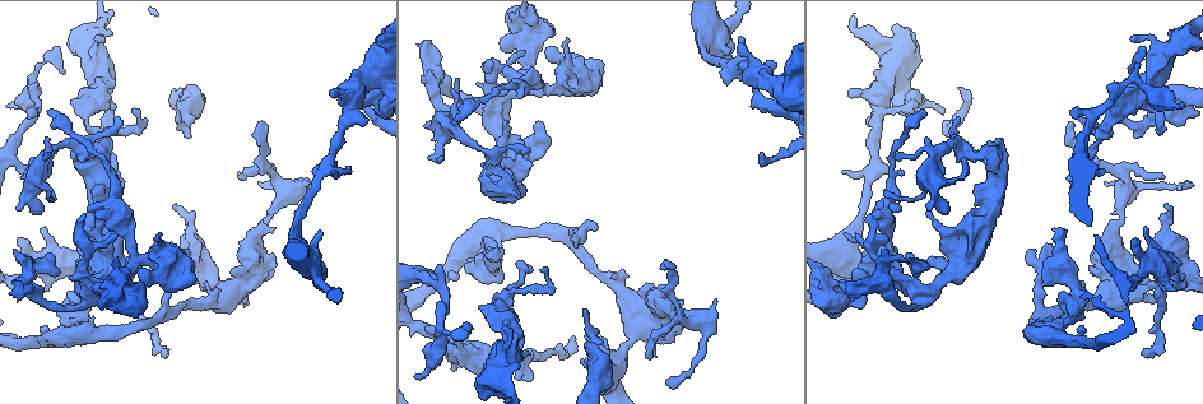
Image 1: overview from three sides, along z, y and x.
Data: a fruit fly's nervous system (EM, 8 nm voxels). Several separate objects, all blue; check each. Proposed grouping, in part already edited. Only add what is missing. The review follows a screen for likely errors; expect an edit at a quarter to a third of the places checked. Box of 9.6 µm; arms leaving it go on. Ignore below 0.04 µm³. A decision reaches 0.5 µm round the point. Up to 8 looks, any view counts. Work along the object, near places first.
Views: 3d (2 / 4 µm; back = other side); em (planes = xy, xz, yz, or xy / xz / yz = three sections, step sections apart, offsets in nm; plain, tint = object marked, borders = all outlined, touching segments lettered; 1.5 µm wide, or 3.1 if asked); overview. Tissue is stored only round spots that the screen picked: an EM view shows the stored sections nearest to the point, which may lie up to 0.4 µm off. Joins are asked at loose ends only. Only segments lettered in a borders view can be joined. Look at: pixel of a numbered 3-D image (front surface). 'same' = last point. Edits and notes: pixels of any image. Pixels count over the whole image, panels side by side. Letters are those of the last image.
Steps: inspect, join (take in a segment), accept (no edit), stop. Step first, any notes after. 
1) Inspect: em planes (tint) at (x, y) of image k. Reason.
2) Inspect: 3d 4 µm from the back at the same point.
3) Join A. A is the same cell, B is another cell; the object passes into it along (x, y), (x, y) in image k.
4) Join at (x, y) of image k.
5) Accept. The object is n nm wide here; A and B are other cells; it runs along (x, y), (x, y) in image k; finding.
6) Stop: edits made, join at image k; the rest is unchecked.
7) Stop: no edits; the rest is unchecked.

Inspect: 3d 2 µm at (1165, 176) of image 1. Tapers out.

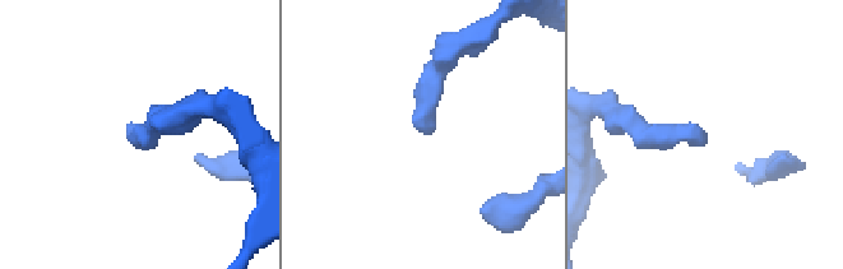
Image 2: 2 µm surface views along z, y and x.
Inspect: em planes (borders) at (416, 128) of image 2. Shape alone is not enough.

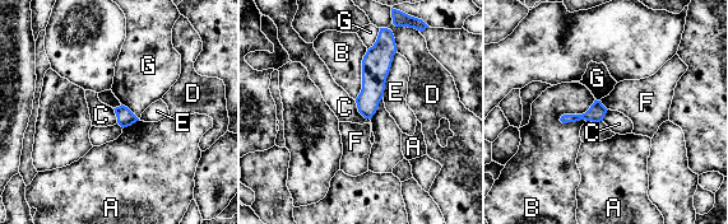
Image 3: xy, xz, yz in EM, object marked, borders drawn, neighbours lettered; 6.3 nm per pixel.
Accept. The object is 110 nm wide here; A, B, C, D, E, F and G are other cells; a border runs along (355, 101), (358, 111), (370, 120) in image 3; none of them fits.

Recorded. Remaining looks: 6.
Inspect: em xz step 8 (borders) at (536, 125) of image 1. Branch stops here.

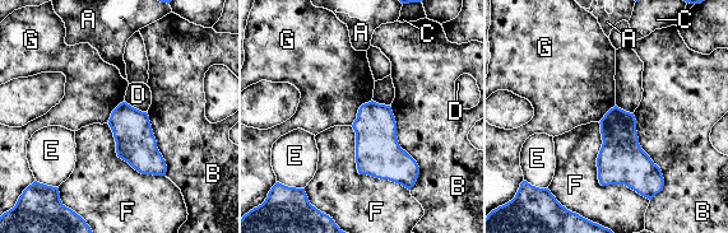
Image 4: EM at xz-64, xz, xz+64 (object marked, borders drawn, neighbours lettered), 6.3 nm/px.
Inspect: em planes (borders) at the same point. Cut it another way.

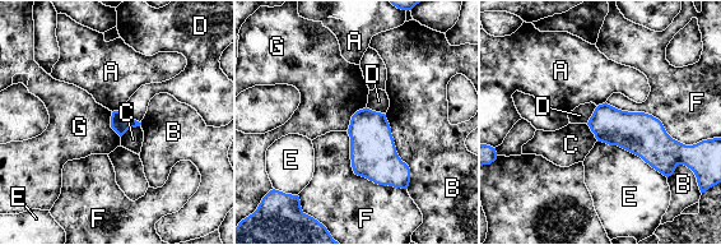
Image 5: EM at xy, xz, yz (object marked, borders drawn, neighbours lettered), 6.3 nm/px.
Accept. A, B, C, D, E, F and G are other cells; a border runs along (366, 106), (352, 116), (347, 130) in image 5; none of them fits.

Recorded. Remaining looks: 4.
Inspect: em yz step 8 (tint) at (49, 195) of image 1. Branch stops here.

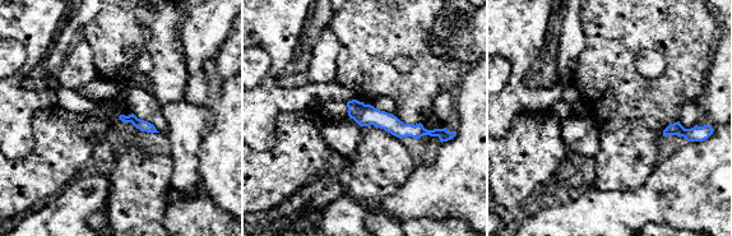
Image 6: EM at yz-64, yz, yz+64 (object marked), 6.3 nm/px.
Inspect: em planes (borders) at the same point. Another direction.

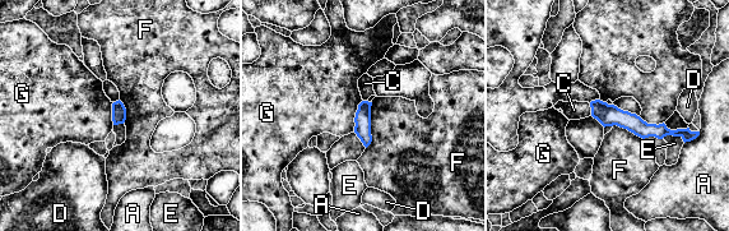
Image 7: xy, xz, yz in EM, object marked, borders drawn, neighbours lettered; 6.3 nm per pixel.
Accept. A, C, D, E, F and G are other cells; a border runs along (372, 102), (371, 143), (366, 148) in image 7; none of them fits.

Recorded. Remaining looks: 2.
Inspect: em xy step 4 (tint) at (1105, 183) of image 1. Branch stops here.

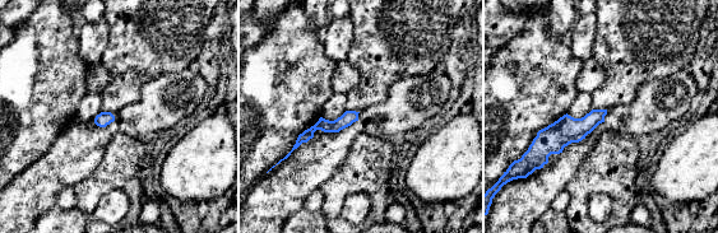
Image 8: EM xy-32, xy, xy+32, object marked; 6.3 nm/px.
Inspect: em planes (borders) at the same point.

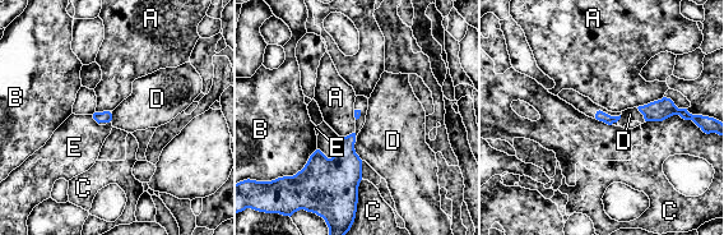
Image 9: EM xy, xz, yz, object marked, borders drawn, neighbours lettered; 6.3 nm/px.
Accept. A, B, C, D and E are other cells; a border runs along (663, 96), (637, 107) in image 9; none of them fits.

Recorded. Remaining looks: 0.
Stop: no edits; the rest is unchecked.

